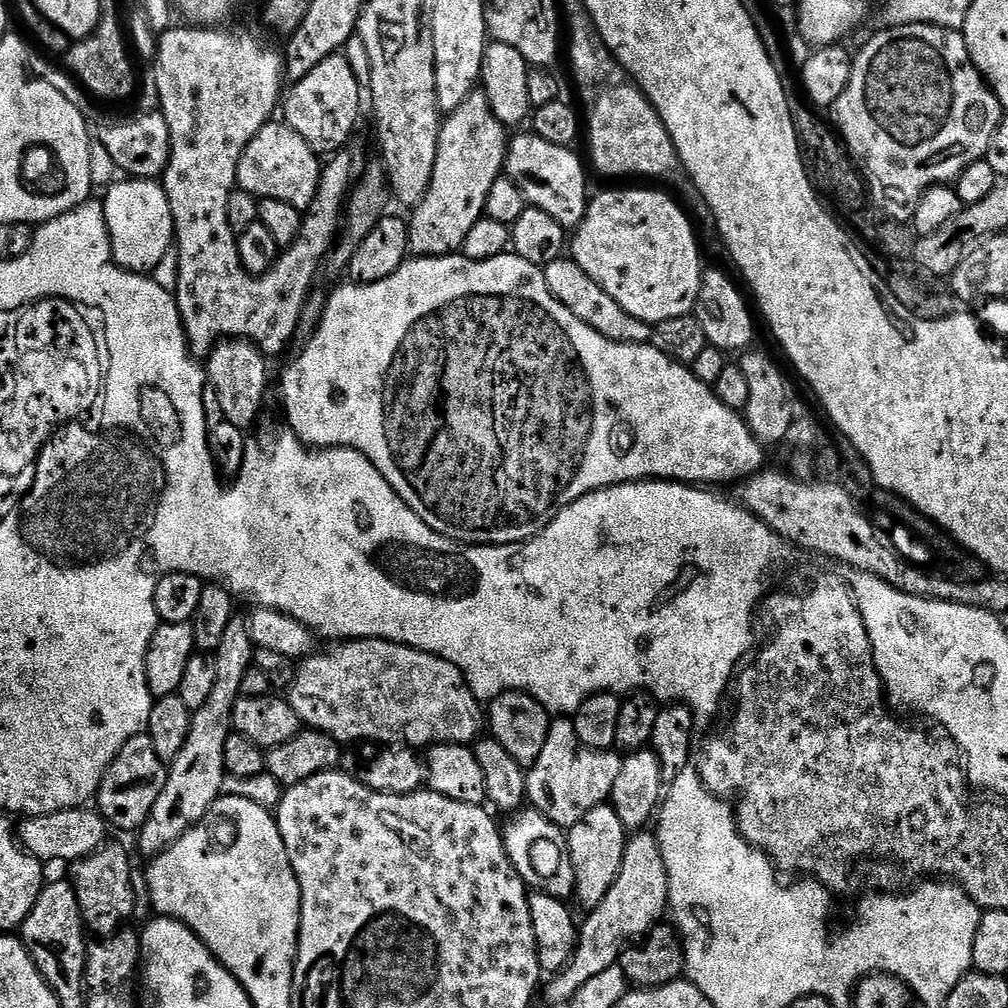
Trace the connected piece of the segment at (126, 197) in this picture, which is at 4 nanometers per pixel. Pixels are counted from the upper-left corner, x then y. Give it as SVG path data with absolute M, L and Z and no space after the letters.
M124 178L110 184L102 198L111 236L113 260L128 272L151 273L175 243L175 220L169 196L159 181Z

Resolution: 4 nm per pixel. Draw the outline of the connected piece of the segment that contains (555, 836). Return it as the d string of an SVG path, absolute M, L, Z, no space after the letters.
M528 806L515 813L512 820L502 828L504 845L508 851L514 870L522 877L529 889L545 892L565 902L577 895L576 875L568 849L565 829L559 828L550 818L546 818L538 809Z

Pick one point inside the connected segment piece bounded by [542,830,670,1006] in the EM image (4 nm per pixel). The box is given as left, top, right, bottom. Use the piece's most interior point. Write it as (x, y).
(639, 896)

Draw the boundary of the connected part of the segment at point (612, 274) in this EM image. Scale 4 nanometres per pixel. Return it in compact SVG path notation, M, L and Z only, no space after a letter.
M632 188L629 192L600 192L591 197L588 212L579 228L575 229L570 240L570 256L576 265L626 314L638 318L653 326L666 322L670 318L682 318L693 315L700 297L700 284L704 280L705 265L700 265L700 244L696 241L693 221L664 192L651 192L650 189Z

